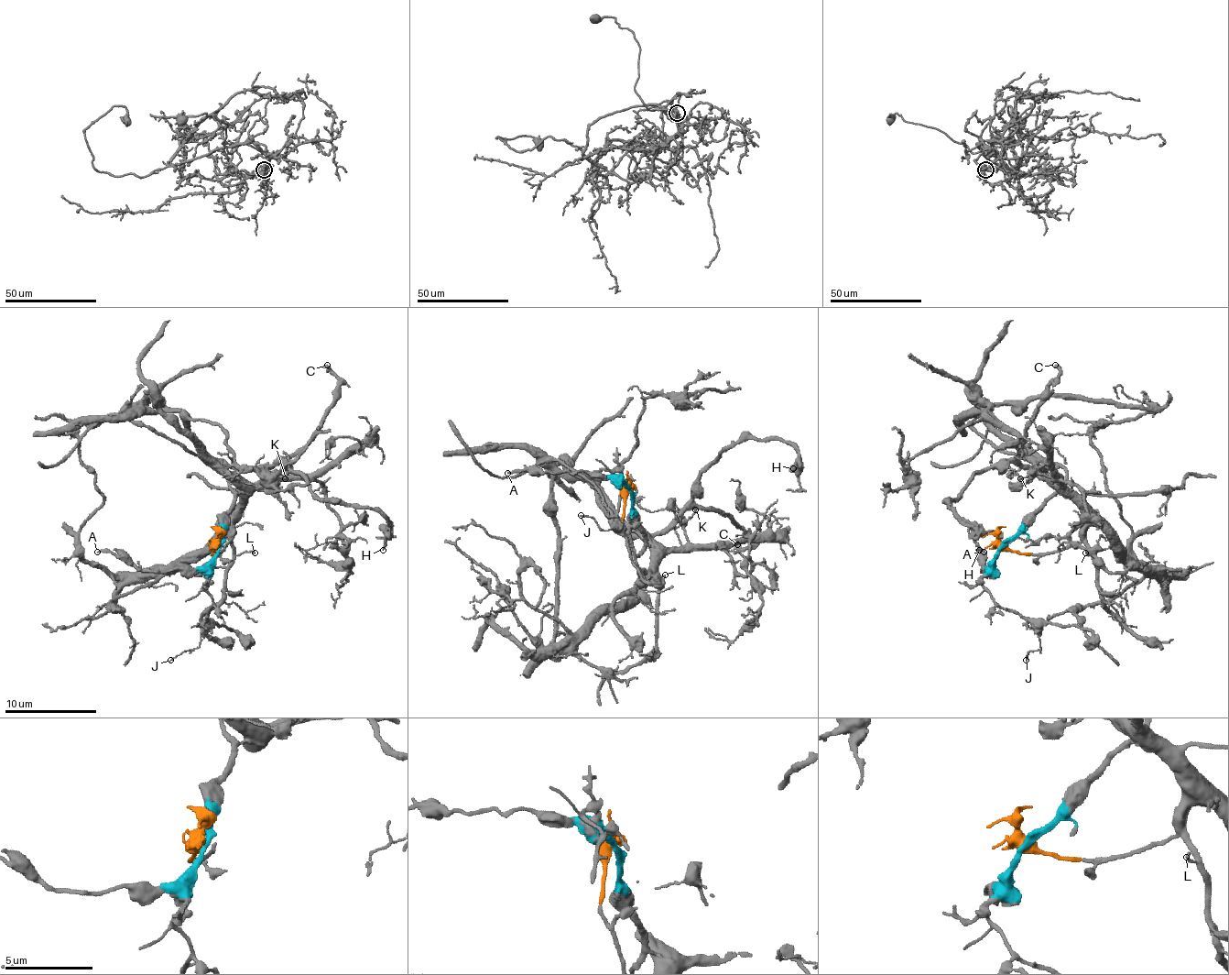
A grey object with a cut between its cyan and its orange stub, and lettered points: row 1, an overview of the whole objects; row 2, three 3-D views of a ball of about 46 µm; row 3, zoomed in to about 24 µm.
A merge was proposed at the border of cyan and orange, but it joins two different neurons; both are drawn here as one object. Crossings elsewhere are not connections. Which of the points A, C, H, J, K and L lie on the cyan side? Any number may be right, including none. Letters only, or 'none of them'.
A, C, H, J

